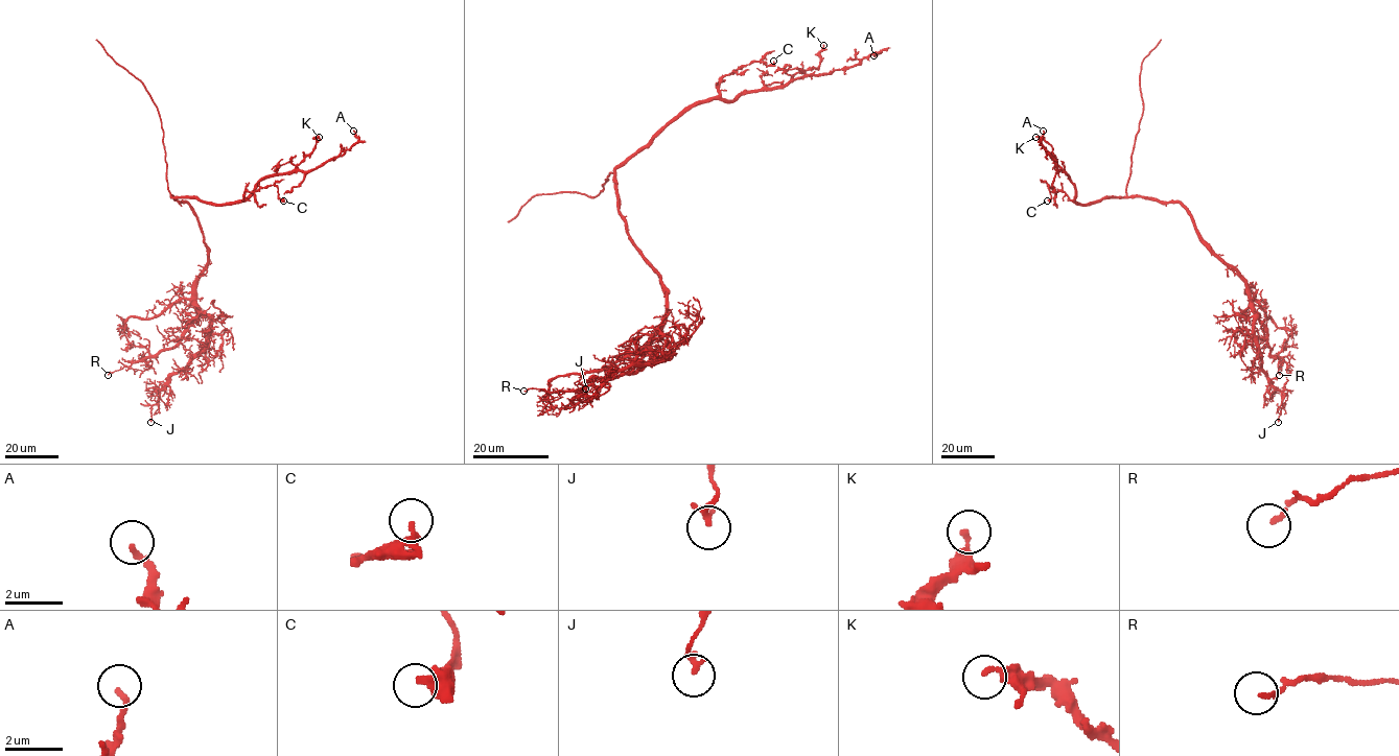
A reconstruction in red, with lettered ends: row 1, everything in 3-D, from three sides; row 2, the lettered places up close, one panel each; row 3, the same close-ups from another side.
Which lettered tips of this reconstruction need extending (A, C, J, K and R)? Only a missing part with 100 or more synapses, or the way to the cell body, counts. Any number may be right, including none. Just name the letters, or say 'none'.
none

